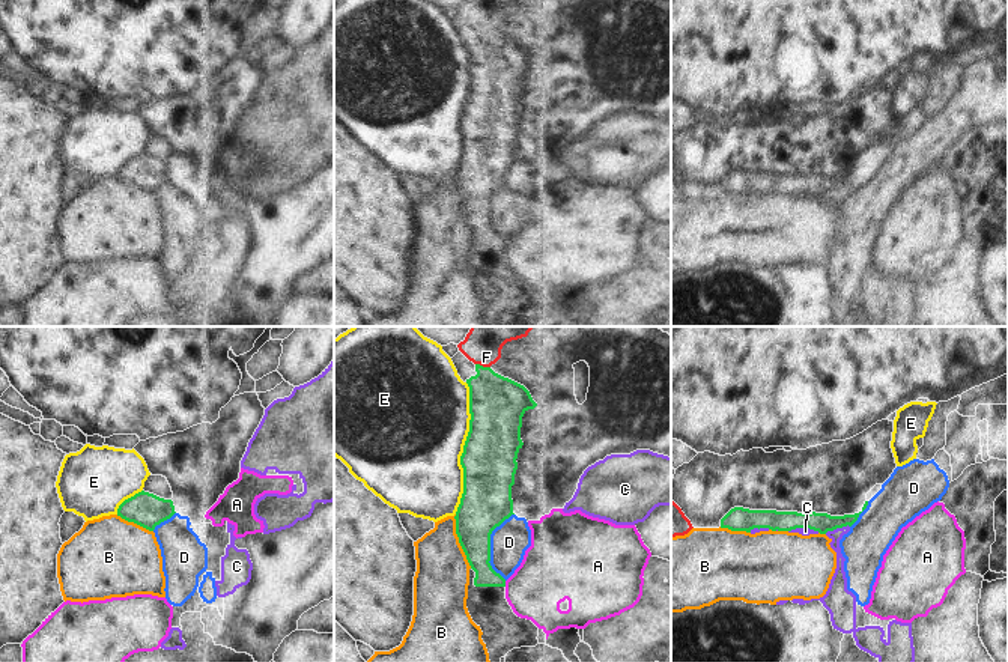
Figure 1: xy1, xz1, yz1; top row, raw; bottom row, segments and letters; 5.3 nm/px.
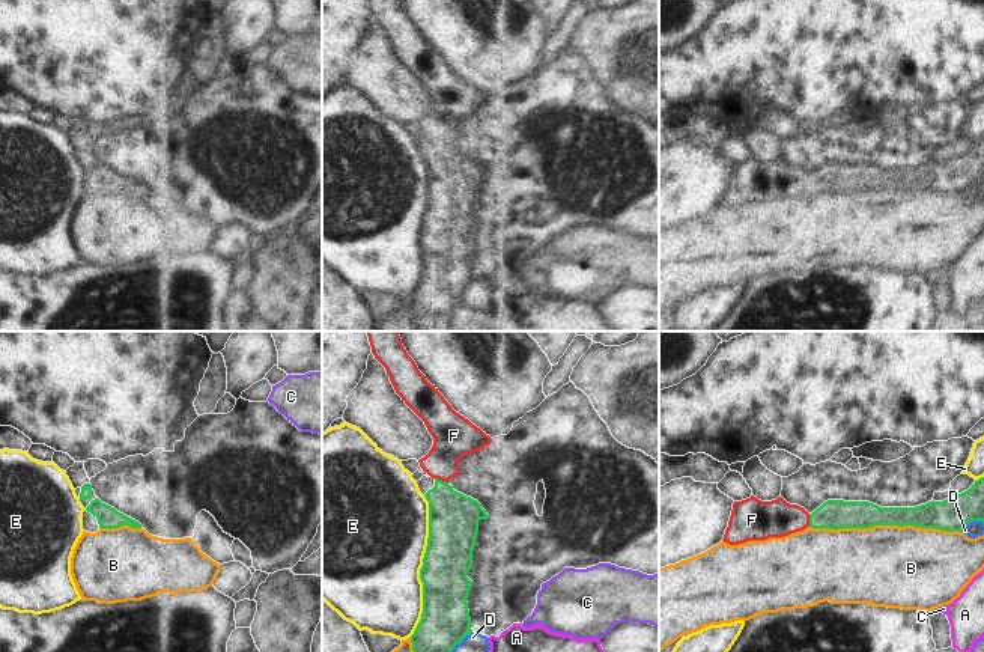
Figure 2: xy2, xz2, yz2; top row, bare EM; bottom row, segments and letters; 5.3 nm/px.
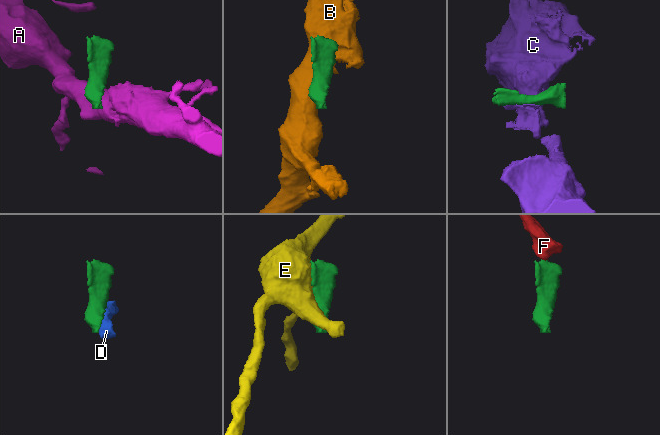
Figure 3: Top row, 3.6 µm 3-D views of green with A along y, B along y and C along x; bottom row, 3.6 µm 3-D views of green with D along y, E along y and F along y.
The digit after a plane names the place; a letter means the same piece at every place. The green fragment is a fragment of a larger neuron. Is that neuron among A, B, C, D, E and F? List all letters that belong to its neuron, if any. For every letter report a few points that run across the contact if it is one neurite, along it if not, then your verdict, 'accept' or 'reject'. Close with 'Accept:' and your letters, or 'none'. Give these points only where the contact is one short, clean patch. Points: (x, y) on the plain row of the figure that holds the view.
A: xz1 (504, 244), (506, 249) | reject
B: reject
C: reject
D: reject
E: reject
F: xz1 (497, 68), (486, 51), (482, 29), (485, 14) | accept
Accept: F

